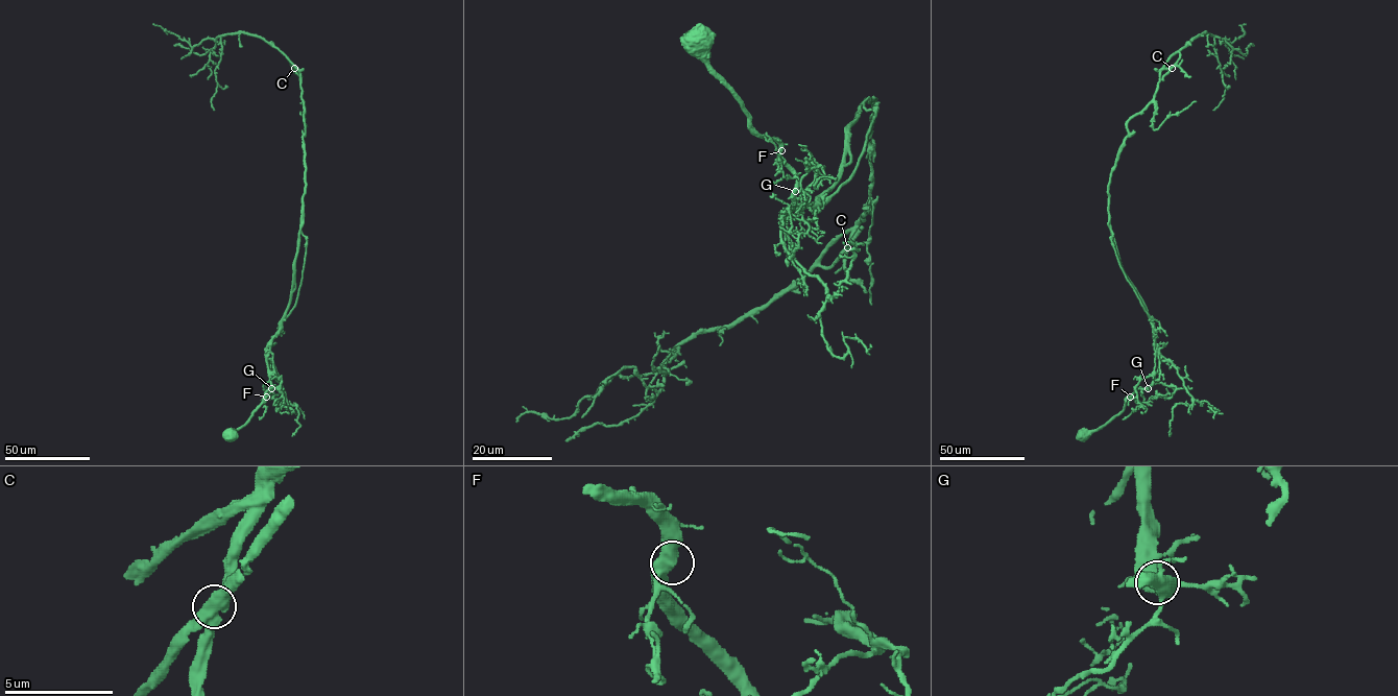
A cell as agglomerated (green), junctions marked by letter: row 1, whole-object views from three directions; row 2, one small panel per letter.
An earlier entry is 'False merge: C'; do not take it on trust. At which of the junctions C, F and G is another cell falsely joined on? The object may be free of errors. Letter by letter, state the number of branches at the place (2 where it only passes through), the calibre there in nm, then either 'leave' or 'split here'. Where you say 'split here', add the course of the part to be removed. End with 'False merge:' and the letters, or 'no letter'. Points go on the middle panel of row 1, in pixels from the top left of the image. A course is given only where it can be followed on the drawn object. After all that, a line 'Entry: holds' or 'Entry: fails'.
C: 3 | 500 nm | split here | (847, 247), (726, 327), (693, 334), (650, 374), (615, 375), (569, 417), (528, 411), (516, 422)
F: 3 | 480 nm | leave
G: 3 | 480 nm | leave
False merge: C
Entry: holds

